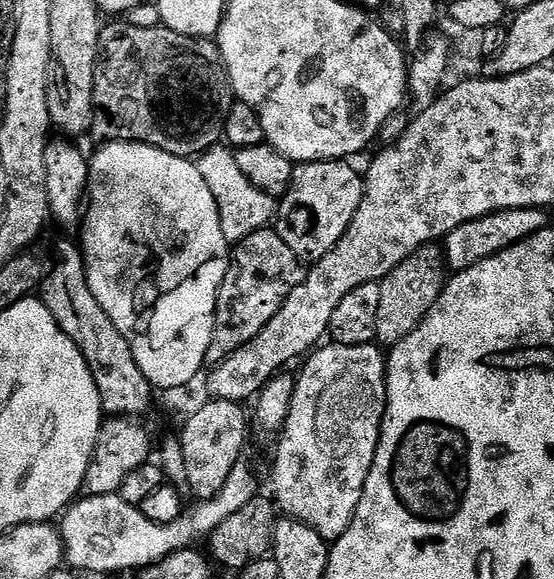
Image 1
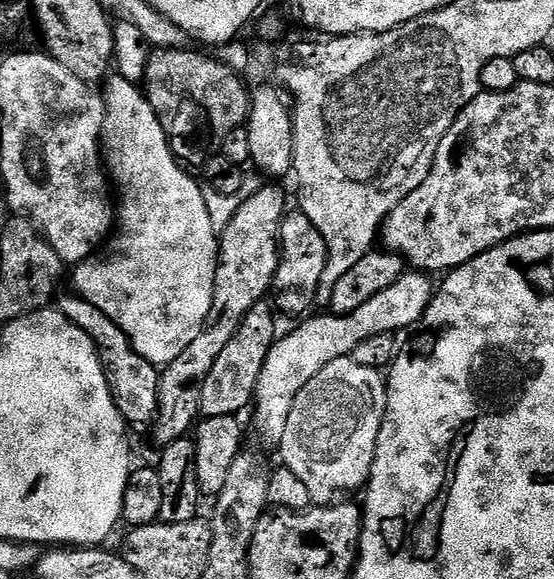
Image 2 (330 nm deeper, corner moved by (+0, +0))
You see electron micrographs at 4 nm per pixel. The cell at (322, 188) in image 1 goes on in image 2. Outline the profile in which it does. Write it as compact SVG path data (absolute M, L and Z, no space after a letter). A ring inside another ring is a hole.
M299 210L293 212L293 216L292 213L285 215L284 224L280 228L280 254L282 259L276 271L274 285L276 300L274 299L274 304L281 313L284 311L288 316L304 318L313 311L311 308L314 308L316 304L316 291L322 282L322 274L326 270L328 251L322 234L314 228L314 222Z

